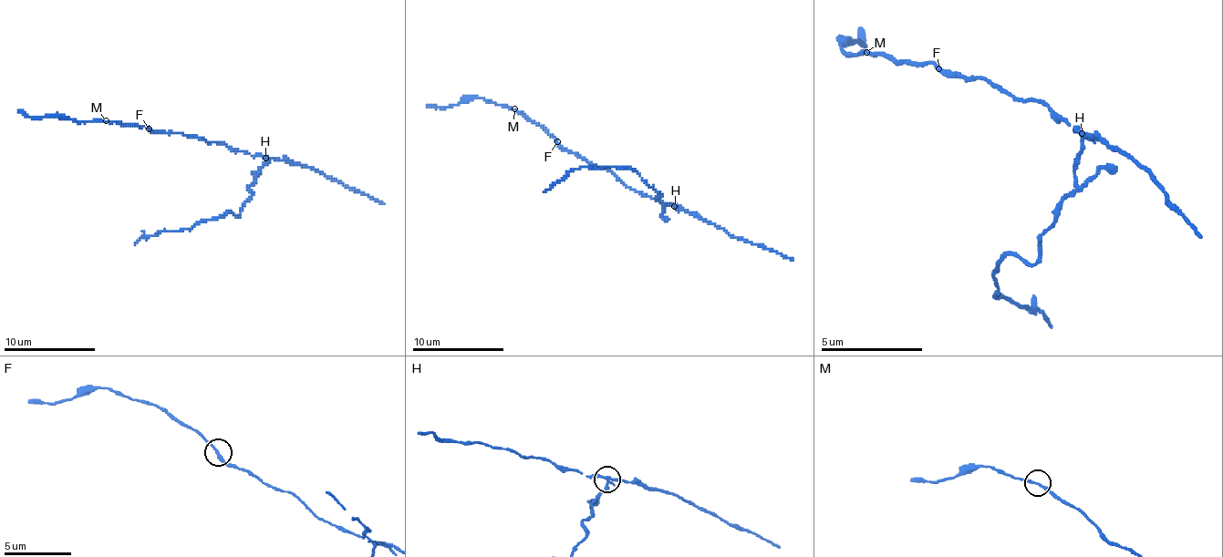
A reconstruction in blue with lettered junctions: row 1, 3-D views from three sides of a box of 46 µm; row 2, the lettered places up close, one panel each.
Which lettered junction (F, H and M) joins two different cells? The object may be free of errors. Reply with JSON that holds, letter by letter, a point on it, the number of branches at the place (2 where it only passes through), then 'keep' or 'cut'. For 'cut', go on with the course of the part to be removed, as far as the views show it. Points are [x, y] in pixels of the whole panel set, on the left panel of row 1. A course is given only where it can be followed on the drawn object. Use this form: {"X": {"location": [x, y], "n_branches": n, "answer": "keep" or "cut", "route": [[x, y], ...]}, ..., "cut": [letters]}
{"F": {"location": [149, 128], "n_branches": 2, "answer": "keep"}, "H": {"location": [265, 158], "n_branches": 3, "answer": "cut", "route": [[265, 158], [249, 188], [252, 197], [240, 215], [229, 212], [202, 220], [181, 231], [144, 235], [135, 244]]}, "M": {"location": [106, 120], "n_branches": 2, "answer": "keep"}, "cut": ["H"]}

